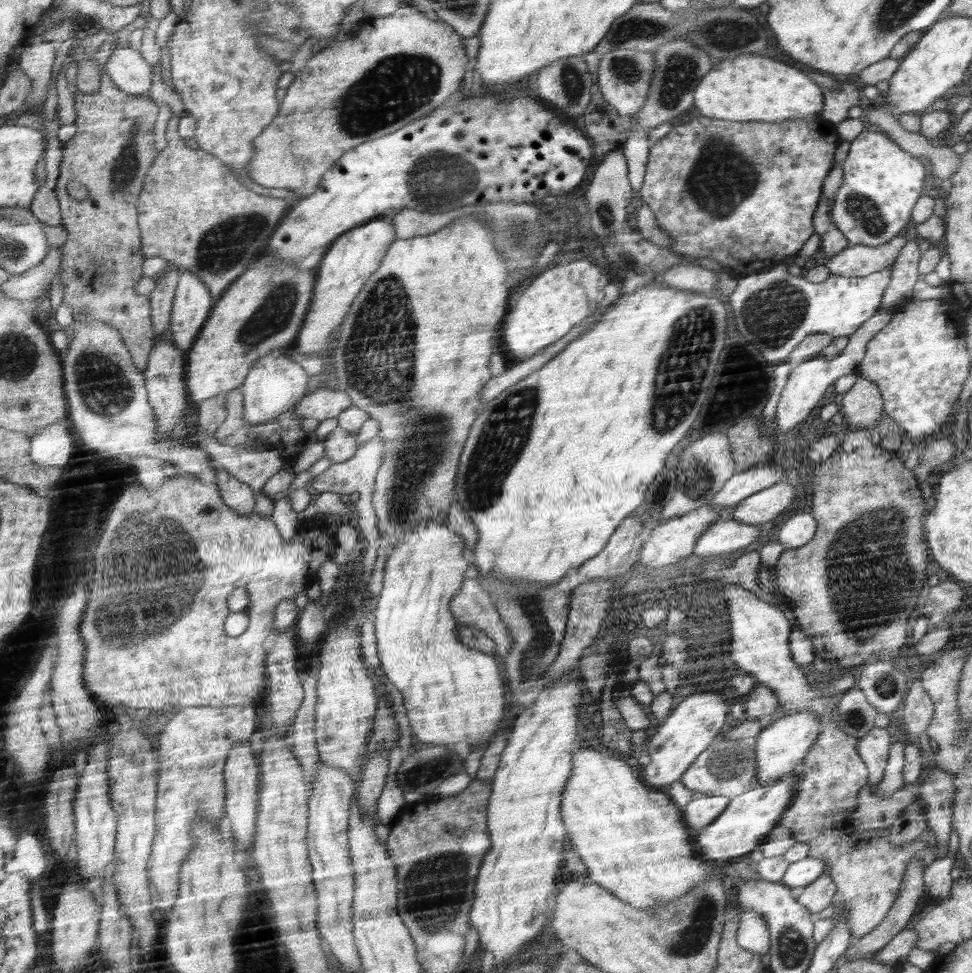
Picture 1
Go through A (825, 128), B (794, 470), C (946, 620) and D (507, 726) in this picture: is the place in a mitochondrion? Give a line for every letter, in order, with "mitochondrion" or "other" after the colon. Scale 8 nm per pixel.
A: other
B: other
C: other
D: other

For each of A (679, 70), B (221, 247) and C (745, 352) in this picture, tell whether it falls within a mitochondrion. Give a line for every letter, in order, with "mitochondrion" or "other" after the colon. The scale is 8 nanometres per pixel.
A: mitochondrion
B: mitochondrion
C: mitochondrion

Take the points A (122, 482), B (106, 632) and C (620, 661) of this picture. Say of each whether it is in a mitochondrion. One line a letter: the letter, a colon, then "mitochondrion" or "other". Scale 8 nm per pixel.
A: other
B: mitochondrion
C: other

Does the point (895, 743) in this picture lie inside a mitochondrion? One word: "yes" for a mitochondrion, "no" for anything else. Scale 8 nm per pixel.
no

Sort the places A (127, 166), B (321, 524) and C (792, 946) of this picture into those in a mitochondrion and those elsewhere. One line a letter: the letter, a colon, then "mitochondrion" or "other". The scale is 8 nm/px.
A: mitochondrion
B: other
C: mitochondrion

